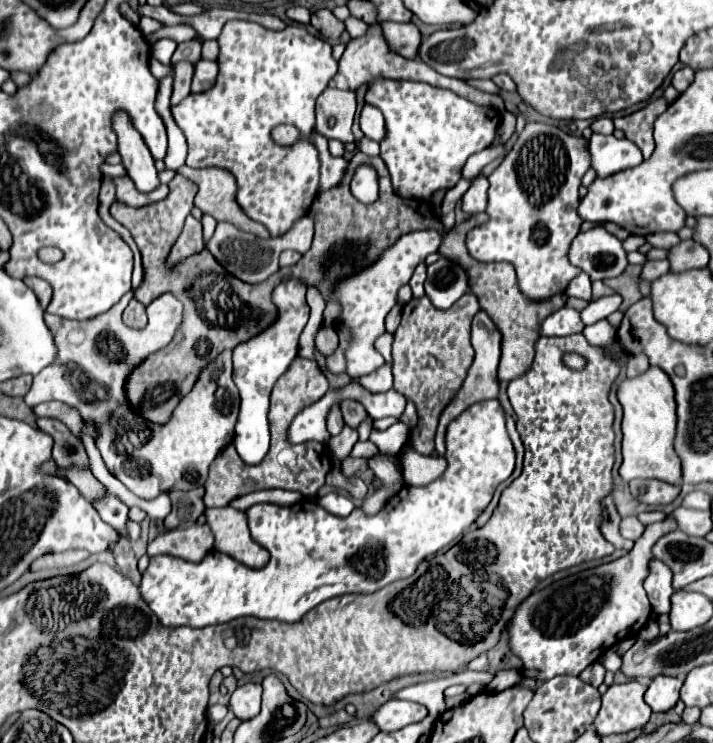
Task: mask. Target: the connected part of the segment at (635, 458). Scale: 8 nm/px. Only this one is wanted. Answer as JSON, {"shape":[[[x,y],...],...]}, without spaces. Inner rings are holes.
{"shape":[[[648,367],[638,377],[626,377],[618,385],[618,401],[622,405],[622,465],[618,469],[624,481],[660,479],[672,485],[680,483],[680,459],[674,451],[676,435],[676,401],[672,381],[660,367]]]}

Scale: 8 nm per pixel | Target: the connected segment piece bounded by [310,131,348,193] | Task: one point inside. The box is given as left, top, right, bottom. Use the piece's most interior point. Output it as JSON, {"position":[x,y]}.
{"position":[331,168]}

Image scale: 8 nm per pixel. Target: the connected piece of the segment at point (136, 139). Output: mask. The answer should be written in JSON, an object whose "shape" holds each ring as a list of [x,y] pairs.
{"shape":[[[116,111],[116,115],[112,115],[112,129],[118,137],[118,153],[122,157],[122,165],[128,177],[134,181],[136,189],[148,193],[158,187],[160,181],[154,159],[142,135],[132,127],[132,121],[128,119],[128,115],[124,115],[124,111]]]}

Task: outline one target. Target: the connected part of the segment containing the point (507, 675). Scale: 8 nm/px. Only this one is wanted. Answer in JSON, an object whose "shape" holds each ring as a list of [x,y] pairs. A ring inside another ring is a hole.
{"shape":[[[510,669],[510,671],[498,671],[496,677],[492,679],[492,683],[488,683],[488,691],[492,691],[492,693],[494,691],[504,691],[510,685],[514,685],[520,677],[522,677],[522,673],[514,671],[514,669]]]}

